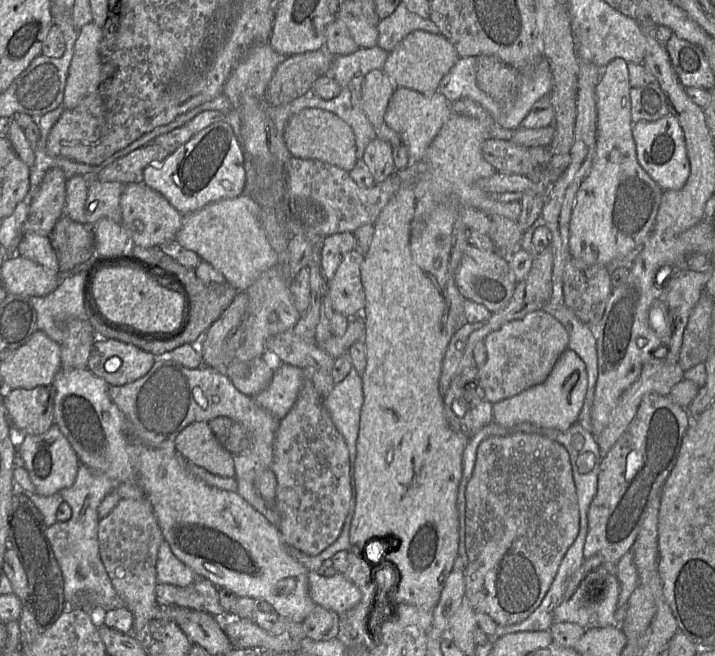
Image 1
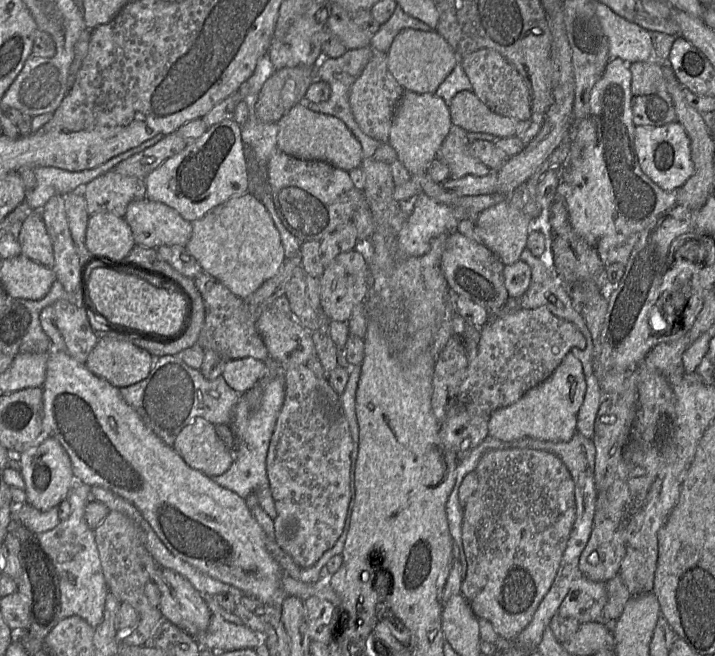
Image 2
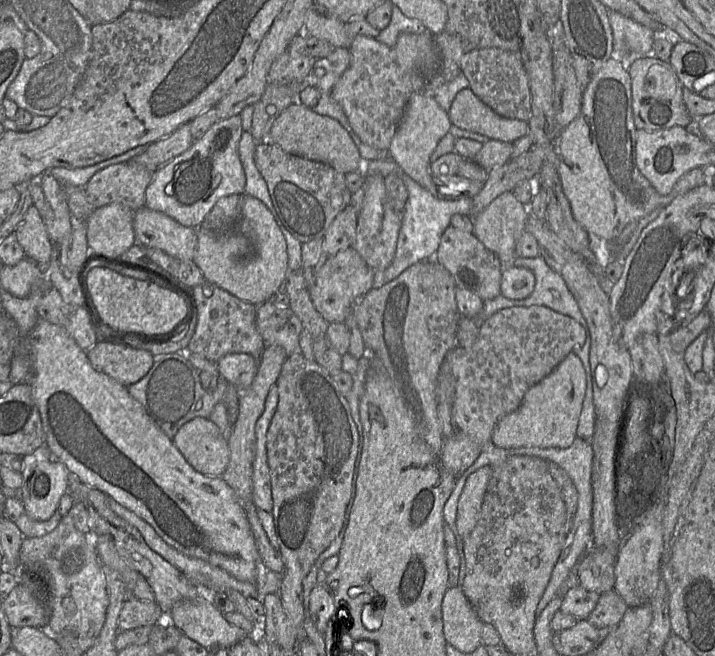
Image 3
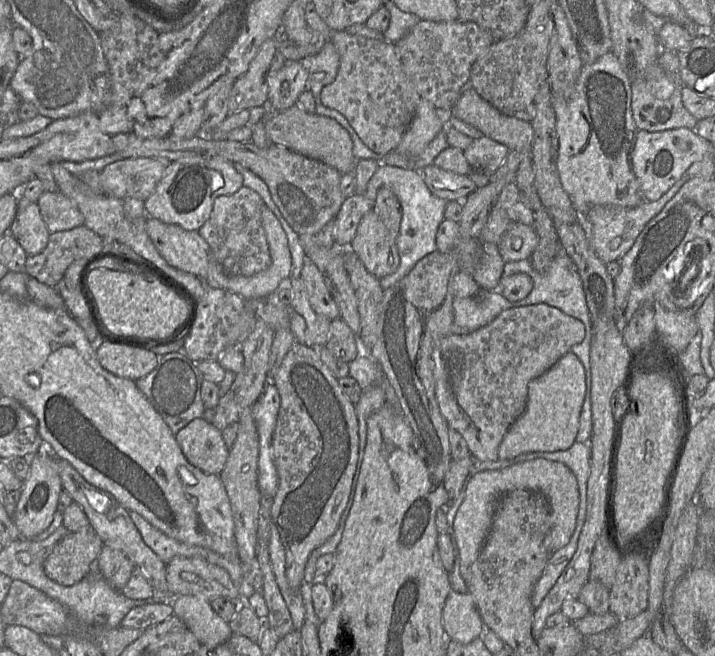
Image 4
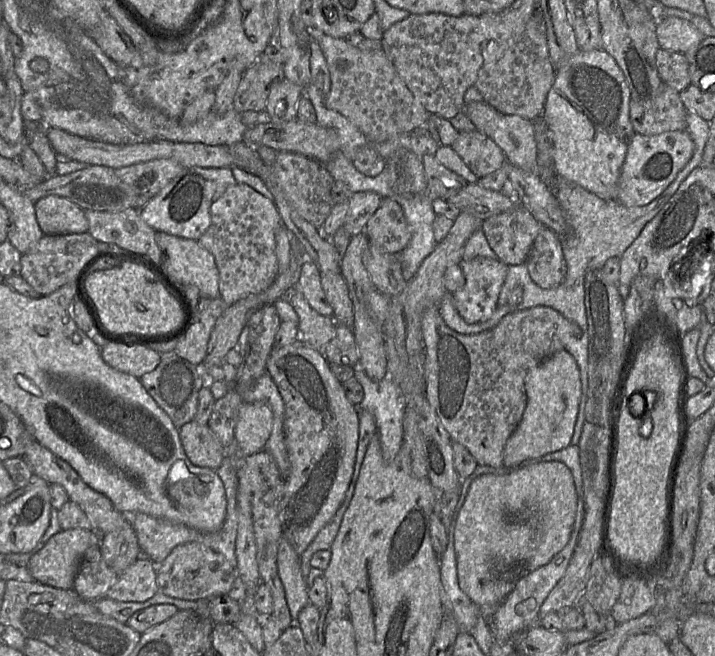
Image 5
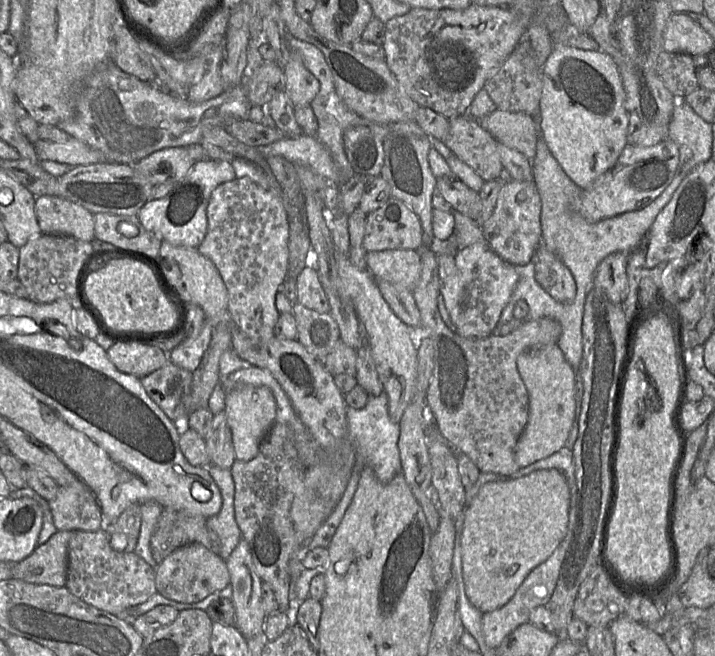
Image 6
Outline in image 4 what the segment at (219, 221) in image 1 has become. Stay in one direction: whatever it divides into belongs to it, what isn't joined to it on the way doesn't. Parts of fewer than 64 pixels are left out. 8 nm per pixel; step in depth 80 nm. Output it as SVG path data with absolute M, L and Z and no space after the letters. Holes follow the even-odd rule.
M266 205L262 207L261 219L269 247L271 264L265 270L252 276L230 275L215 258L211 257L206 275L208 286L235 293L245 300L266 299L275 295L275 291L278 289L279 285L290 276L292 266L291 254L285 231L279 220Z

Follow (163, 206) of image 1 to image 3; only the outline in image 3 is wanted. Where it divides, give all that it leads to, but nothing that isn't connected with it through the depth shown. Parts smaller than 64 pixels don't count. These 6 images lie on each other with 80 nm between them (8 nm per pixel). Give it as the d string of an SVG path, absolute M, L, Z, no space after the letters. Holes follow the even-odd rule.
M145 206L134 211L133 229L136 243L153 247L178 259L193 260L197 233L170 216Z

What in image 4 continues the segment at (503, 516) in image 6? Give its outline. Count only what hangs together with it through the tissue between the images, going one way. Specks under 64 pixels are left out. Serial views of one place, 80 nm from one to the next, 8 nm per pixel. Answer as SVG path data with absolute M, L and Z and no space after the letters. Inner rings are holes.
M537 458L505 469L479 472L470 480L465 498L454 519L454 533L460 554L460 573L464 581L469 580L469 569L484 545L499 499L516 489L537 490L547 498L551 515L550 553L553 554L569 542L576 525L579 489L574 473L564 463Z

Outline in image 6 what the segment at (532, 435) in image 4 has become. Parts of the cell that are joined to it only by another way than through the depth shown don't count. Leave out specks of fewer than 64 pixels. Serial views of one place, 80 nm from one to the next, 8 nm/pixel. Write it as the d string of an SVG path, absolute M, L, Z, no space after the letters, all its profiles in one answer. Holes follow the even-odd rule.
M557 344L525 351L516 363L529 395L529 417L515 447L515 460L520 467L526 467L556 453L566 444L576 408L575 376Z

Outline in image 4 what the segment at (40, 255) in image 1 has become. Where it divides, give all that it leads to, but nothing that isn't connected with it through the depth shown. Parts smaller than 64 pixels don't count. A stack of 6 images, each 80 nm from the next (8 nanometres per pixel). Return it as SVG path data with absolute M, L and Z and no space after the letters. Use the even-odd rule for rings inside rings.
M36 202L25 206L18 204L9 232L28 255L37 255L42 252L47 246L50 235Z

